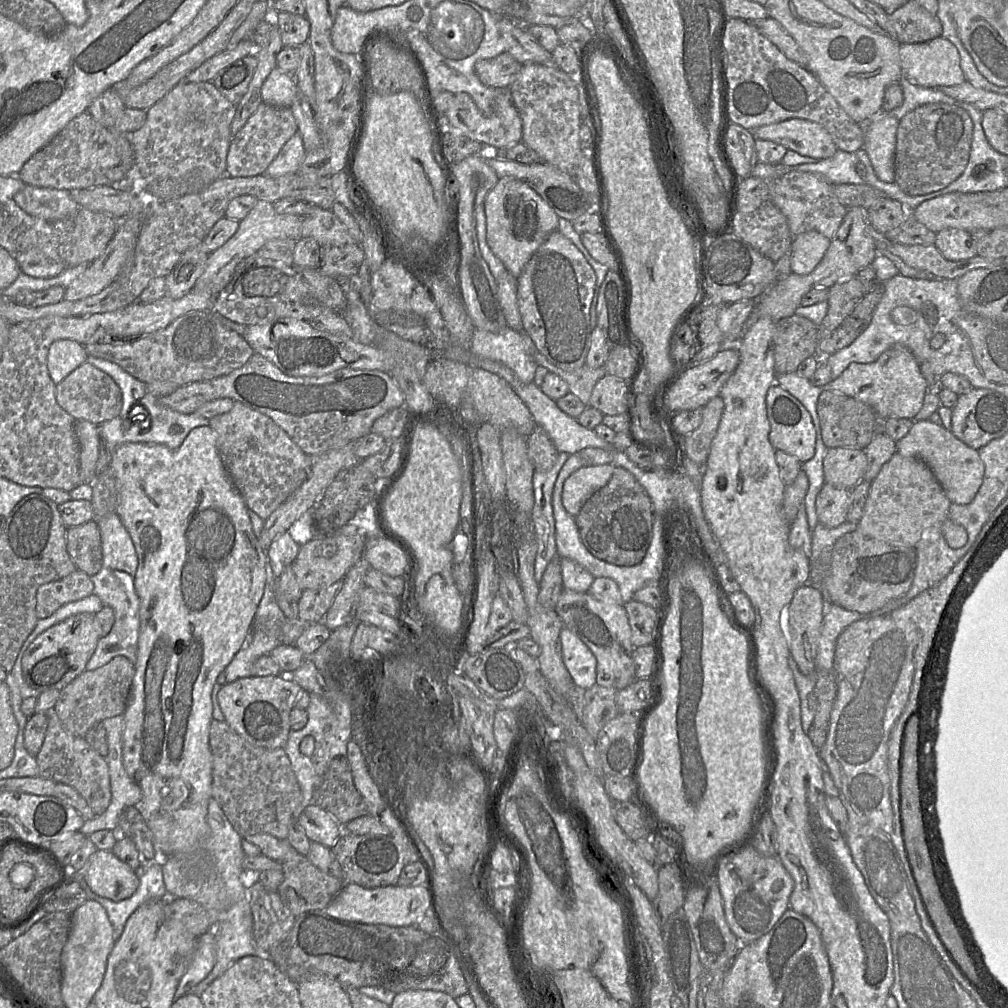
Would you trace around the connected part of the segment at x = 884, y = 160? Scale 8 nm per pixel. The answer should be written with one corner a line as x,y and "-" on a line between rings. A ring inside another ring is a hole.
882,112
868,126
863,148
866,150
874,172
884,182
895,181
896,134
900,120

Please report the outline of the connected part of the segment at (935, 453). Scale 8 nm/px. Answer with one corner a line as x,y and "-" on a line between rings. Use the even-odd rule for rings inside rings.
930,420
914,421
909,432
896,442
896,452
904,457
924,461
934,473
948,499
954,504
969,504
975,497
984,477
984,463
979,452
959,440
942,425

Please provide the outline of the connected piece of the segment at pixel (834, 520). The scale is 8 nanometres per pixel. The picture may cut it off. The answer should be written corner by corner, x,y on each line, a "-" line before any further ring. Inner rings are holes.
825,483
816,498
818,522
835,528
847,521
851,506
851,491

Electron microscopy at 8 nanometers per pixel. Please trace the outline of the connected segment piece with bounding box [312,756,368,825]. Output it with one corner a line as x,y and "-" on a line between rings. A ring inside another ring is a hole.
346,756
330,762
320,785
314,790
312,804
329,812
341,825
368,815
368,807
354,785

